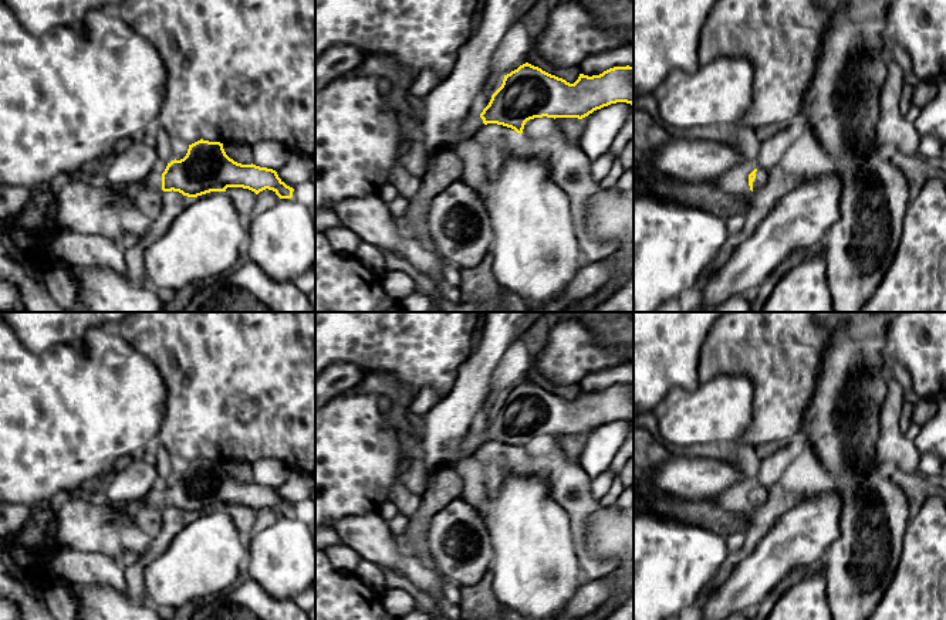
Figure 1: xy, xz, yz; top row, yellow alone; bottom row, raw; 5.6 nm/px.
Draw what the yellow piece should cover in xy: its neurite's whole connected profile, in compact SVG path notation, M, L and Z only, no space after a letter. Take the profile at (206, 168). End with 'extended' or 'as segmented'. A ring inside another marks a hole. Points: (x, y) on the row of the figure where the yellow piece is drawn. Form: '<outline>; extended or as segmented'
M197 140L189 145L180 160L168 163L163 173L152 170L135 184L114 184L118 194L134 196L139 187L163 192L179 192L187 197L197 197L210 192L226 192L227 187L243 187L259 194L268 189L280 199L291 199L294 189L287 186L276 170L256 165L241 165L230 159L220 142Z; extended

